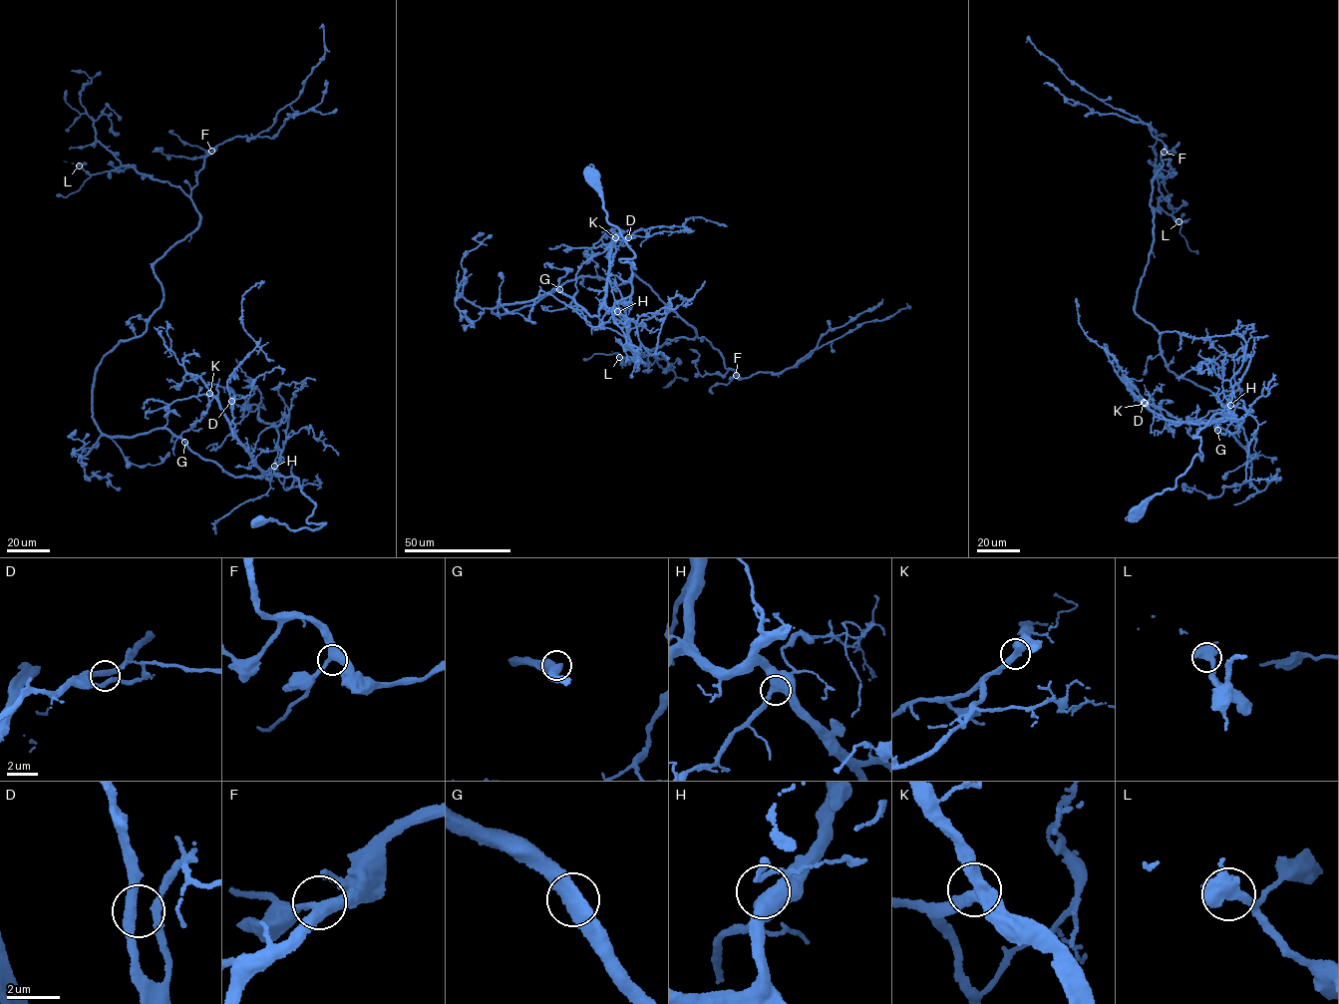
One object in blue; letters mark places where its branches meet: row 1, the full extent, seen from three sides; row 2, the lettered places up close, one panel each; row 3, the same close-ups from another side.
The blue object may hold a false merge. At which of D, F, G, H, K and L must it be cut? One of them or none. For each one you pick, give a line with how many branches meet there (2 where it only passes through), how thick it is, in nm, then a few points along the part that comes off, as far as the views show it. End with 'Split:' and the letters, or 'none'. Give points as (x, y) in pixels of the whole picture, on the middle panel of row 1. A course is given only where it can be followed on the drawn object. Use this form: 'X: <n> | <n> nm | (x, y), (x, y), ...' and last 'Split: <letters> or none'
Split: none

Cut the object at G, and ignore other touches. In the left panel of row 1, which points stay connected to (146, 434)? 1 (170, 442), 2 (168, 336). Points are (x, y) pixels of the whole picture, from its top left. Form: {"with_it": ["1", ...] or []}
{"with_it": []}

